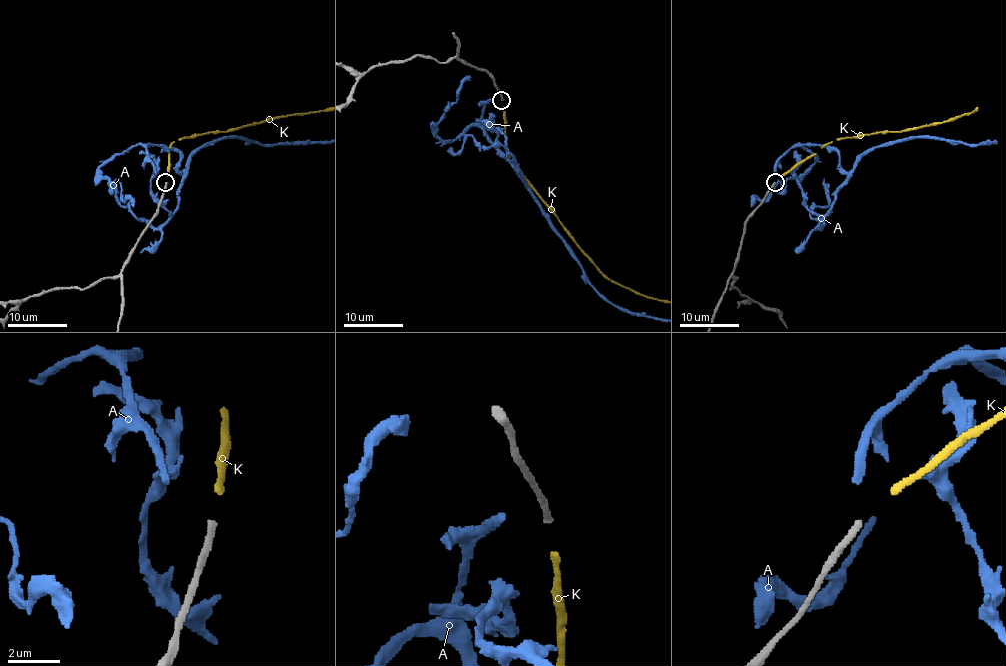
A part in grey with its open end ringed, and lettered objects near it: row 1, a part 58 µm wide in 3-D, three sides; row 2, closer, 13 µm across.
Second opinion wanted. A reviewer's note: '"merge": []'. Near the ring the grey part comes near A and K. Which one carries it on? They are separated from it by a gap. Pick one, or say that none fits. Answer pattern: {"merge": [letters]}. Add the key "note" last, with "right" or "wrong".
{"merge": ["K"], "note": "wrong"}

